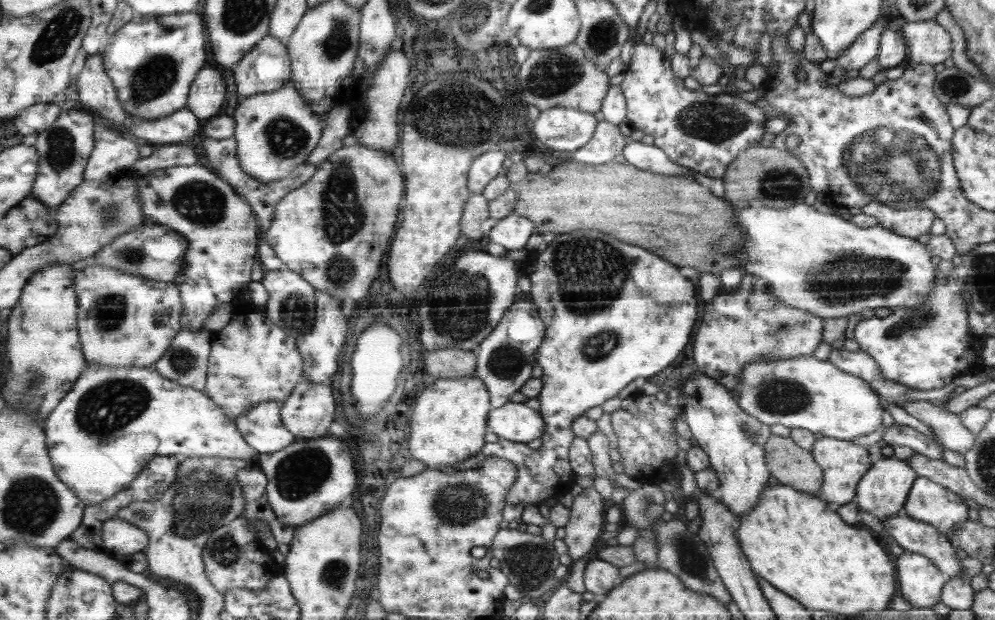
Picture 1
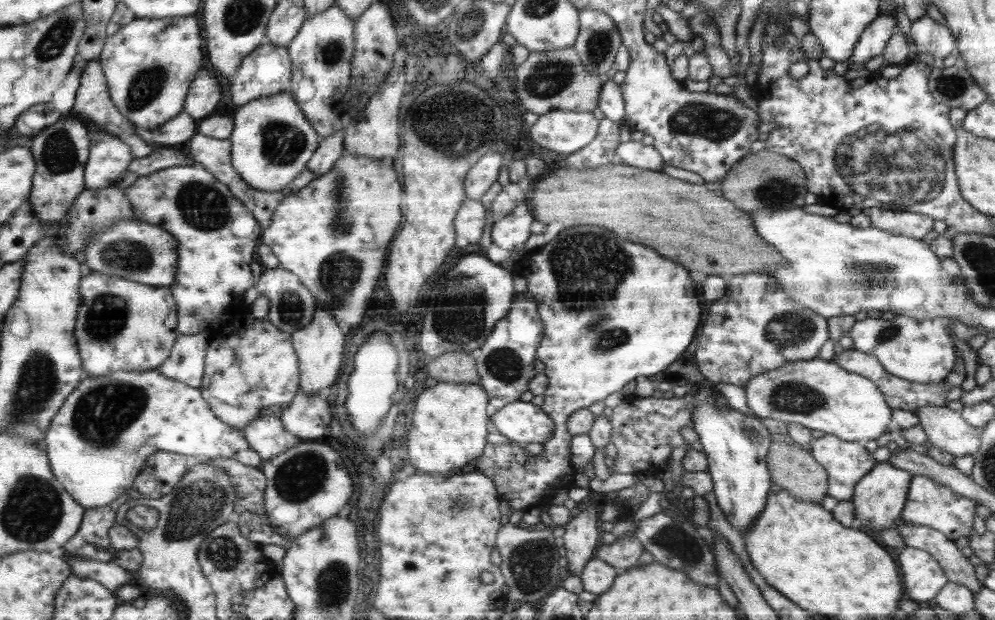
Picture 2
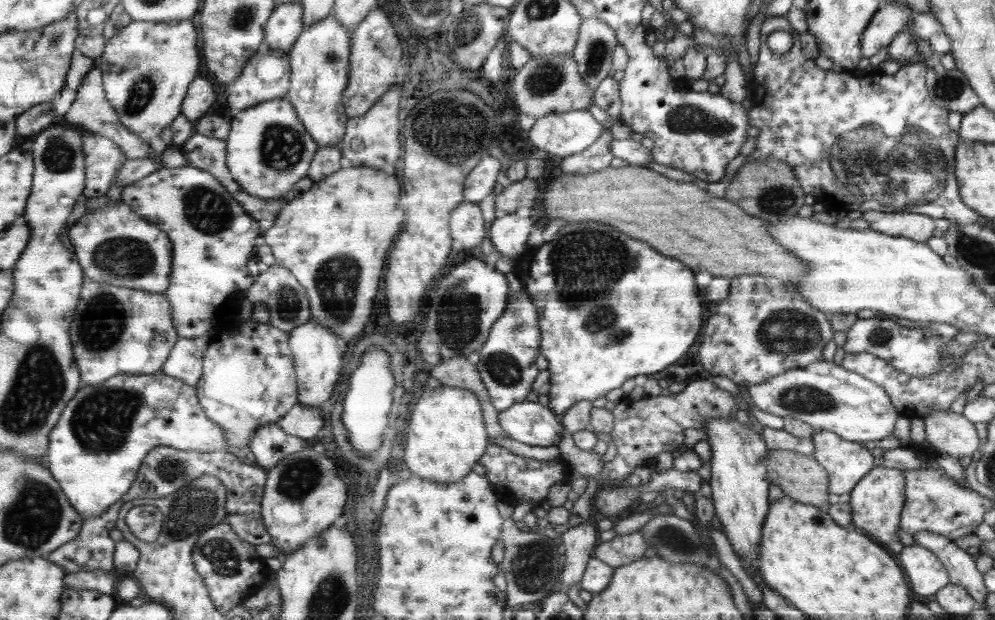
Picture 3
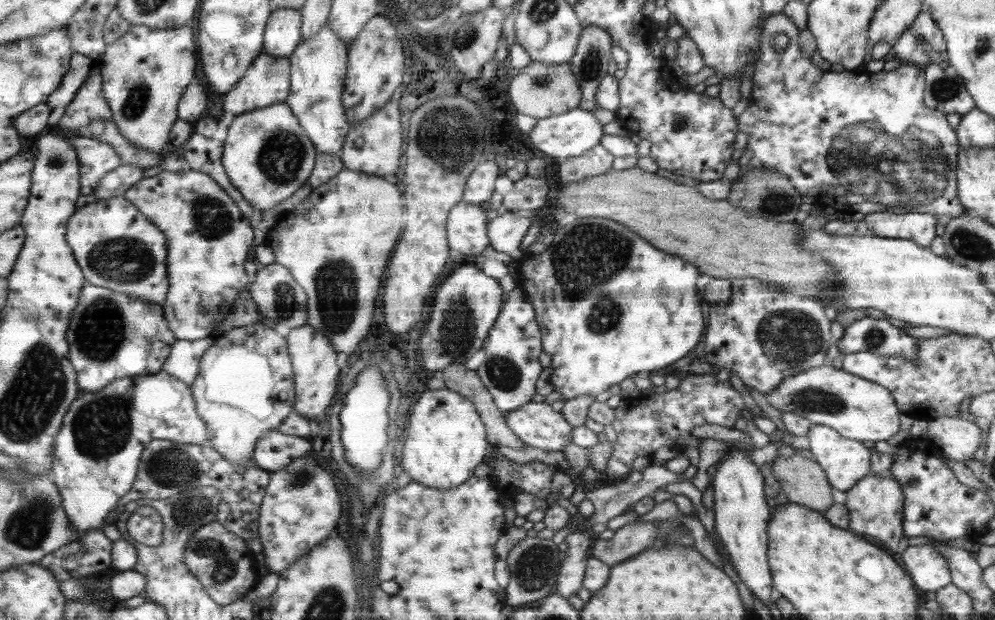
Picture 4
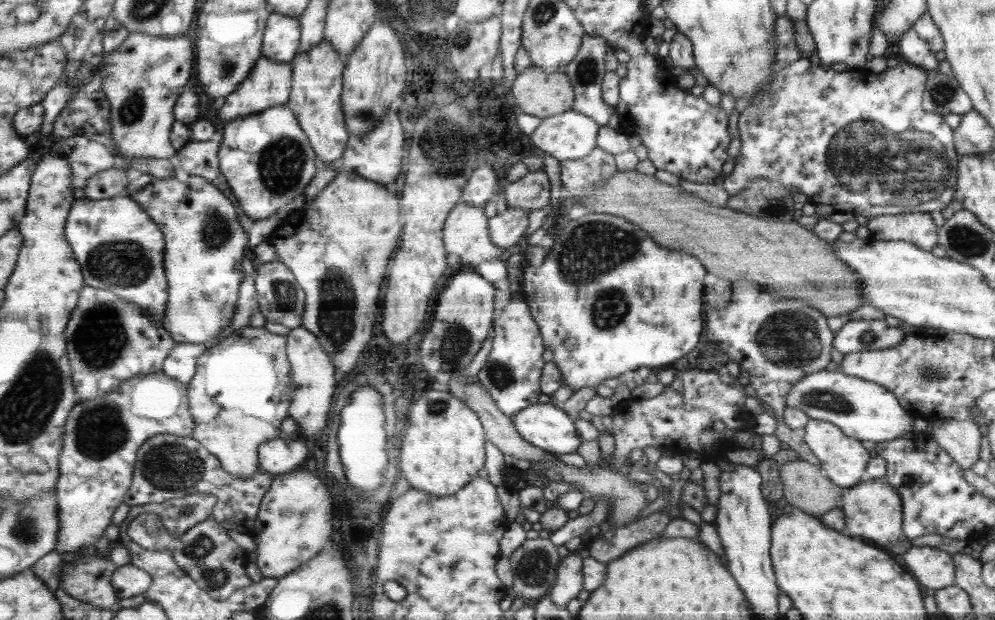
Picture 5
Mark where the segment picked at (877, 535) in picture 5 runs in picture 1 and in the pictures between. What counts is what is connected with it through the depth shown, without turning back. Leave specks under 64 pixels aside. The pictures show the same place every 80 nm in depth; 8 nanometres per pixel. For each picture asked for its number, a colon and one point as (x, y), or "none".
1: (883, 491)
2: (881, 495)
3: (876, 502)
4: (876, 504)

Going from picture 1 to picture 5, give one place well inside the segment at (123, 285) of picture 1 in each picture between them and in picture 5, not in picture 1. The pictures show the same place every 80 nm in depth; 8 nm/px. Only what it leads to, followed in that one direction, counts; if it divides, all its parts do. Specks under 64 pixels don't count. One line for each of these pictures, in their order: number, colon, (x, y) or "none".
2: (121, 325)
3: (114, 330)
4: (111, 335)
5: (109, 340)

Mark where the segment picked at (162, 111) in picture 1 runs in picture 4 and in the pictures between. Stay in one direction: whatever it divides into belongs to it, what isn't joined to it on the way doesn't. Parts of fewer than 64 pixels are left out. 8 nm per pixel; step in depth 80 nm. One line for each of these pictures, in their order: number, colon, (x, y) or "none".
2: (150, 64)
3: (148, 67)
4: (146, 72)

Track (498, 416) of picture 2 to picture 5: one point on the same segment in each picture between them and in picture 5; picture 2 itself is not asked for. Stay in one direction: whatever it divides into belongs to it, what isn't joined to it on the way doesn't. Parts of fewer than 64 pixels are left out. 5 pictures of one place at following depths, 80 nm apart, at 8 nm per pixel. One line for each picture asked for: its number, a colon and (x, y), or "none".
3: (530, 422)
4: (537, 423)
5: (547, 426)

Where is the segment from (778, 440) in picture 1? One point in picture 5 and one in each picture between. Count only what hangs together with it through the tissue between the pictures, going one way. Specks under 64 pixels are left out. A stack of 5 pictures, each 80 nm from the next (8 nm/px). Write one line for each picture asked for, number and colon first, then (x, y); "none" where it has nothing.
2: (793, 469)
3: (801, 477)
4: (804, 481)
5: (806, 487)

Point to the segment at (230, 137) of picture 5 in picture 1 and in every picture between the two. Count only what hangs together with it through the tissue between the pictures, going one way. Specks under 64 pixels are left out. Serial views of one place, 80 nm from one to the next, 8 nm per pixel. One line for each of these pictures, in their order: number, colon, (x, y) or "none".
1: (276, 132)
2: (273, 141)
3: (269, 150)
4: (268, 156)

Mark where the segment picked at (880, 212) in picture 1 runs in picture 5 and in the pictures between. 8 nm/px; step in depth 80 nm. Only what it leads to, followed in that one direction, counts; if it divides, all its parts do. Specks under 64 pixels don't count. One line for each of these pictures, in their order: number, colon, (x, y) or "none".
2: (908, 223)
3: (912, 225)
4: (919, 227)
5: (919, 228)

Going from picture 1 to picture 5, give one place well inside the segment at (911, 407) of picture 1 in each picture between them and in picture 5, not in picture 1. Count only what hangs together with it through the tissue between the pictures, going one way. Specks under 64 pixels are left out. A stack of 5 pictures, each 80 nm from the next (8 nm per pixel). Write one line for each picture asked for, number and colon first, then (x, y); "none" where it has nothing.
2: (944, 428)
3: (945, 432)
4: (958, 437)
5: (961, 440)

